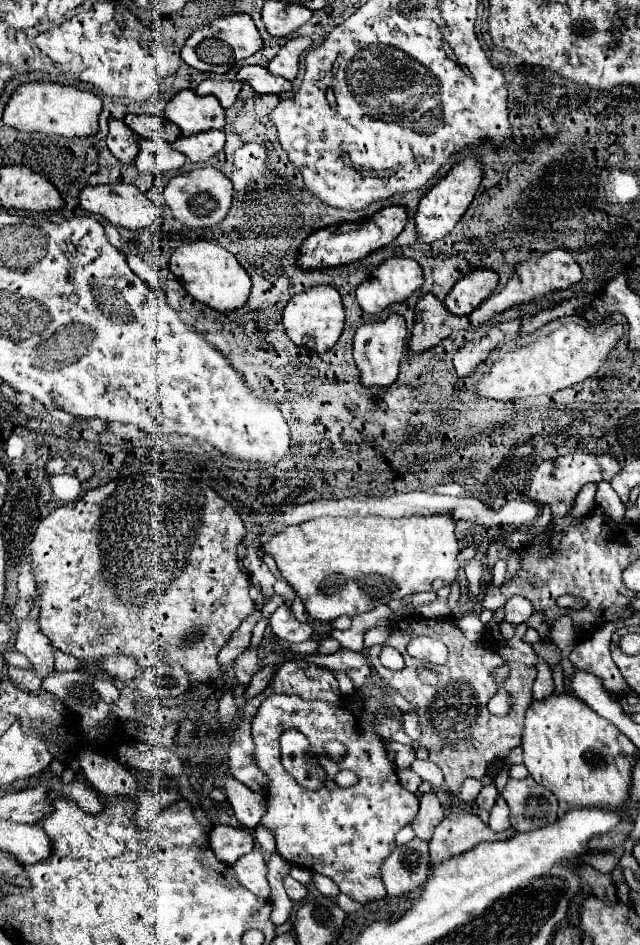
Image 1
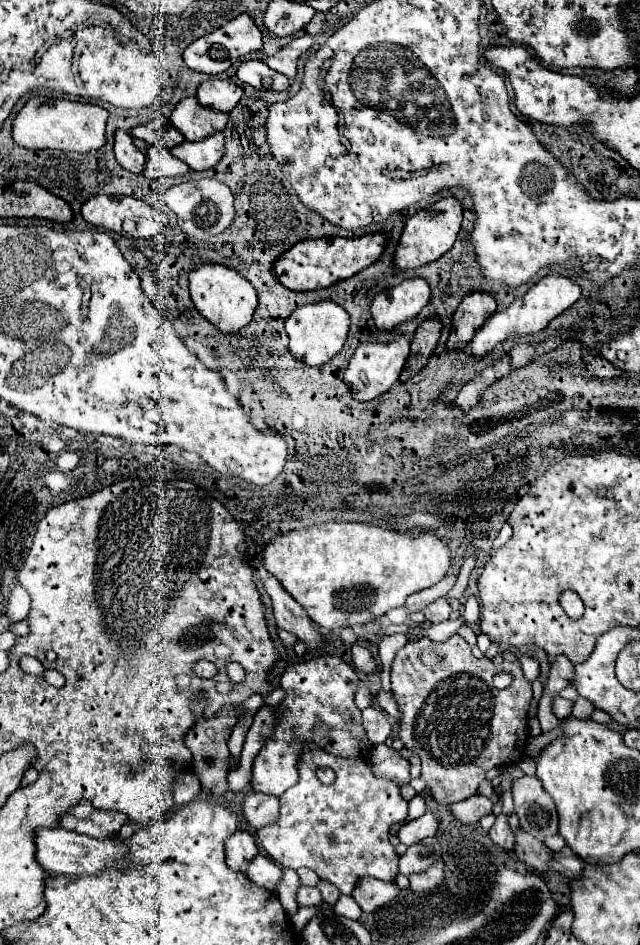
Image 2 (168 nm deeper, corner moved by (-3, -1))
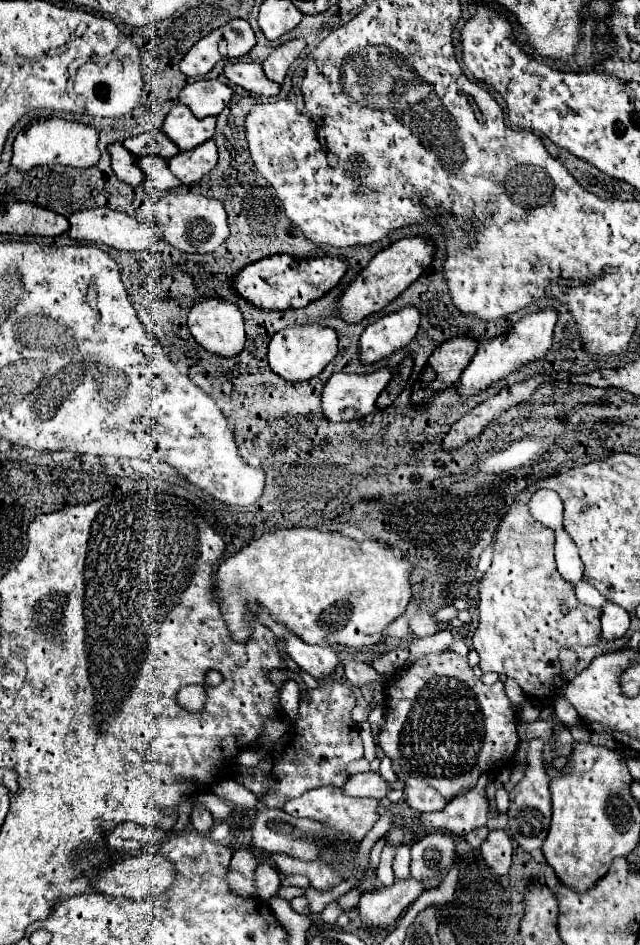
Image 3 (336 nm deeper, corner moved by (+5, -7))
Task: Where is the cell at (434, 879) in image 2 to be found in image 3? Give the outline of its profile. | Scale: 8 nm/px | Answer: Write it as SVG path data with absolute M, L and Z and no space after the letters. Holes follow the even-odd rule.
M415 878L395 880L391 886L377 888L375 892L365 892L361 894L361 900L359 900L361 920L367 928L387 928L423 892L425 892L425 886Z

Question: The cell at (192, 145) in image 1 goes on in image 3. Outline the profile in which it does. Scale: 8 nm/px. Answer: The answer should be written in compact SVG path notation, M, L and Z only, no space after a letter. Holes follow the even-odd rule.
M207 140L205 144L179 152L177 156L169 158L171 172L183 182L183 184L195 184L199 182L209 170L213 170L217 164L217 146L213 140Z

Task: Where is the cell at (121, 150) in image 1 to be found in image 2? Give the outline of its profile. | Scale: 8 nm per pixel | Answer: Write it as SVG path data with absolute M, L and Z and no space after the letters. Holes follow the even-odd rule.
M125 130L115 132L115 158L125 170L133 174L141 174L145 166L145 150L147 144L143 140L133 138Z

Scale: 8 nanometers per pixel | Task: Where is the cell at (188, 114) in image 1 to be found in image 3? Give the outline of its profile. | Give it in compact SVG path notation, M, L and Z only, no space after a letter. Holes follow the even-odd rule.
M177 104L171 108L163 122L163 132L181 148L181 150L193 150L199 144L207 142L215 134L215 118L195 118L193 112Z

